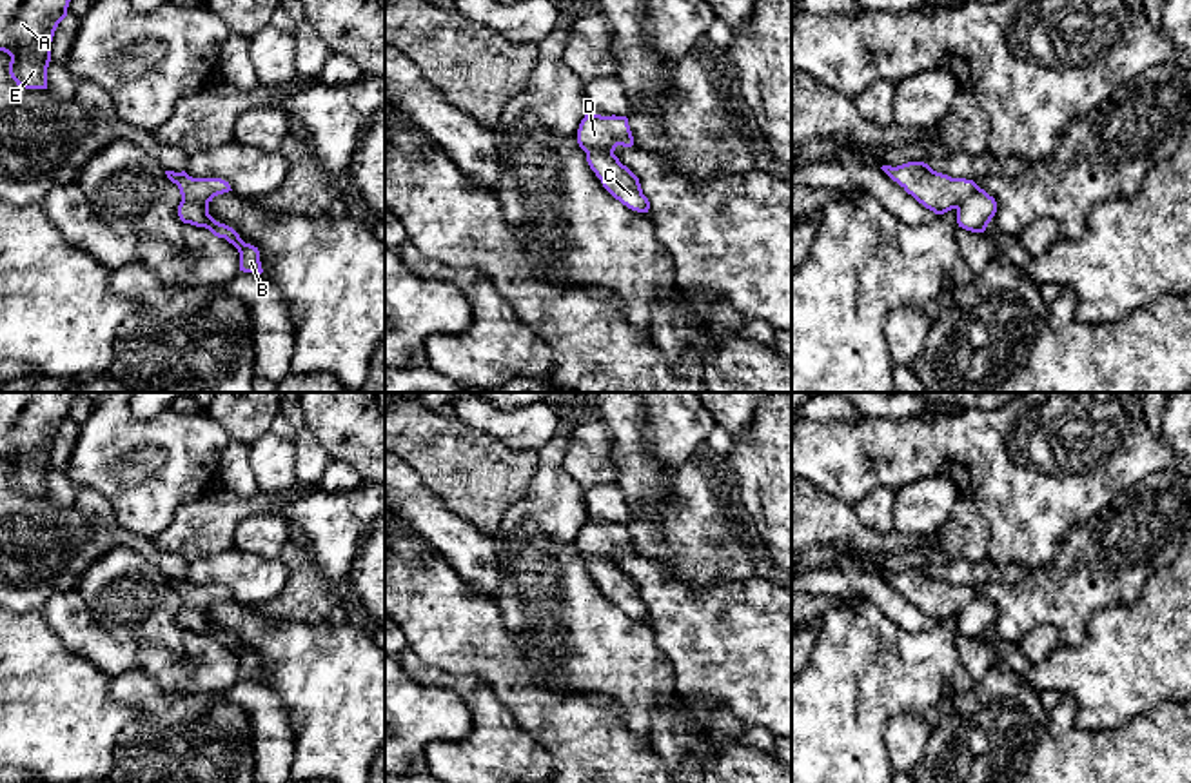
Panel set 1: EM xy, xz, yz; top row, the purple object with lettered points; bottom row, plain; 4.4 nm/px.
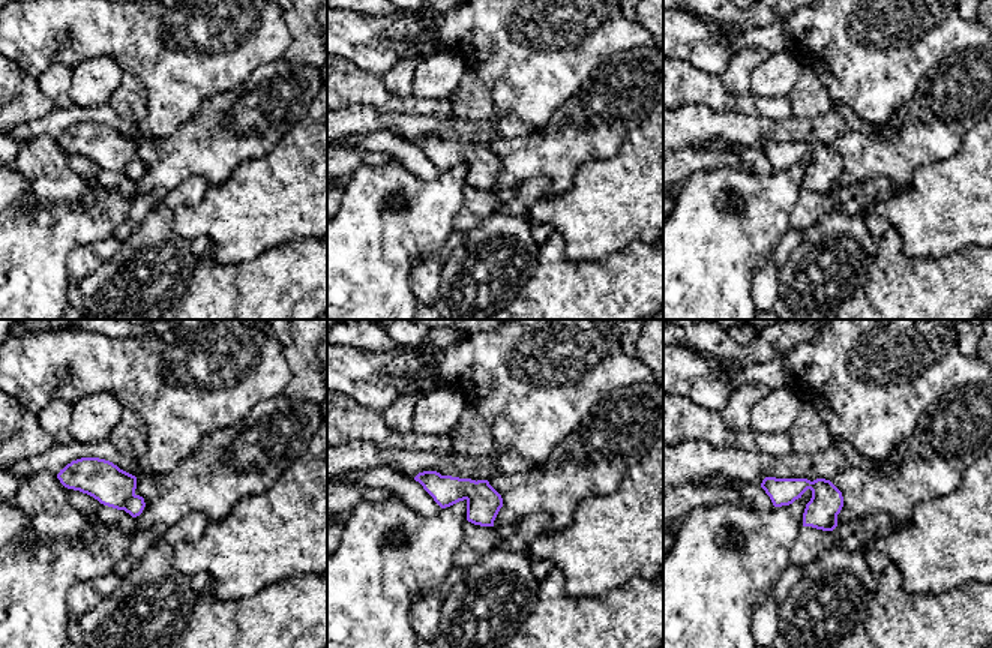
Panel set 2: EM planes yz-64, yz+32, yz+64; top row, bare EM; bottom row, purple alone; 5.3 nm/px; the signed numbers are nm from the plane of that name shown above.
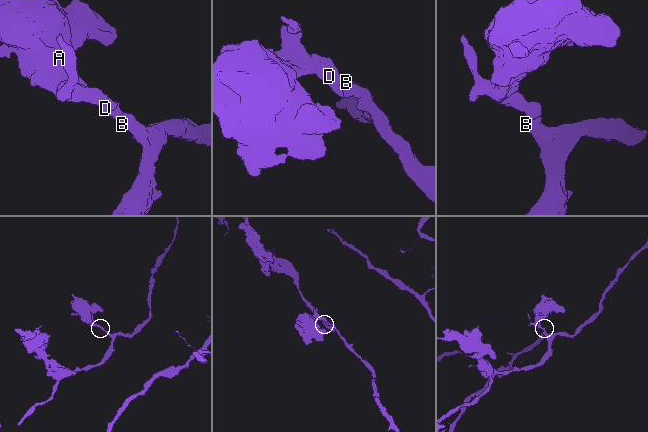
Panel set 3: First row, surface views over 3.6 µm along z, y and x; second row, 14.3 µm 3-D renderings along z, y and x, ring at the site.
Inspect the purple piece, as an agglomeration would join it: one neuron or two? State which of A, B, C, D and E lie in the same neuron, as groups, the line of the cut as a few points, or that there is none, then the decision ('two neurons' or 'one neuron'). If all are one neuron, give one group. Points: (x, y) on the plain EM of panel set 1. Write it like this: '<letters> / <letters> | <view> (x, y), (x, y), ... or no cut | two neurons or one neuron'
A B C D E | no cut | one neuron

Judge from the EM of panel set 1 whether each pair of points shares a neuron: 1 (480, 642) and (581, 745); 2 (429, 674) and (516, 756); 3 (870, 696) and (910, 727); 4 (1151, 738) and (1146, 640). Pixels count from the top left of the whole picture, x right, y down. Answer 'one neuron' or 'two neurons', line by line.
1: one neuron
2: one neuron
3: two neurons
4: two neurons

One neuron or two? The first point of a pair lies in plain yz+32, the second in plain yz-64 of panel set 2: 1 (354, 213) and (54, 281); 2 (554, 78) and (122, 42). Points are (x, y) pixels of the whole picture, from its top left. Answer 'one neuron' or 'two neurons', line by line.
1: one neuron
2: one neuron

